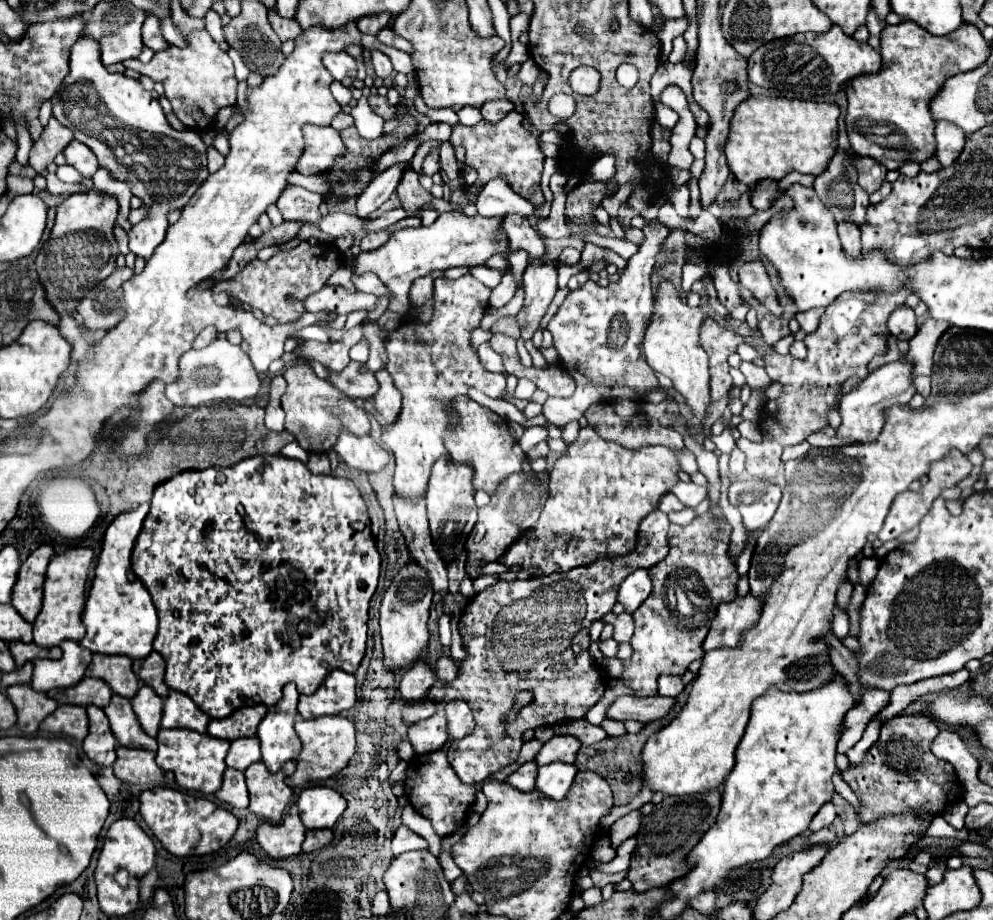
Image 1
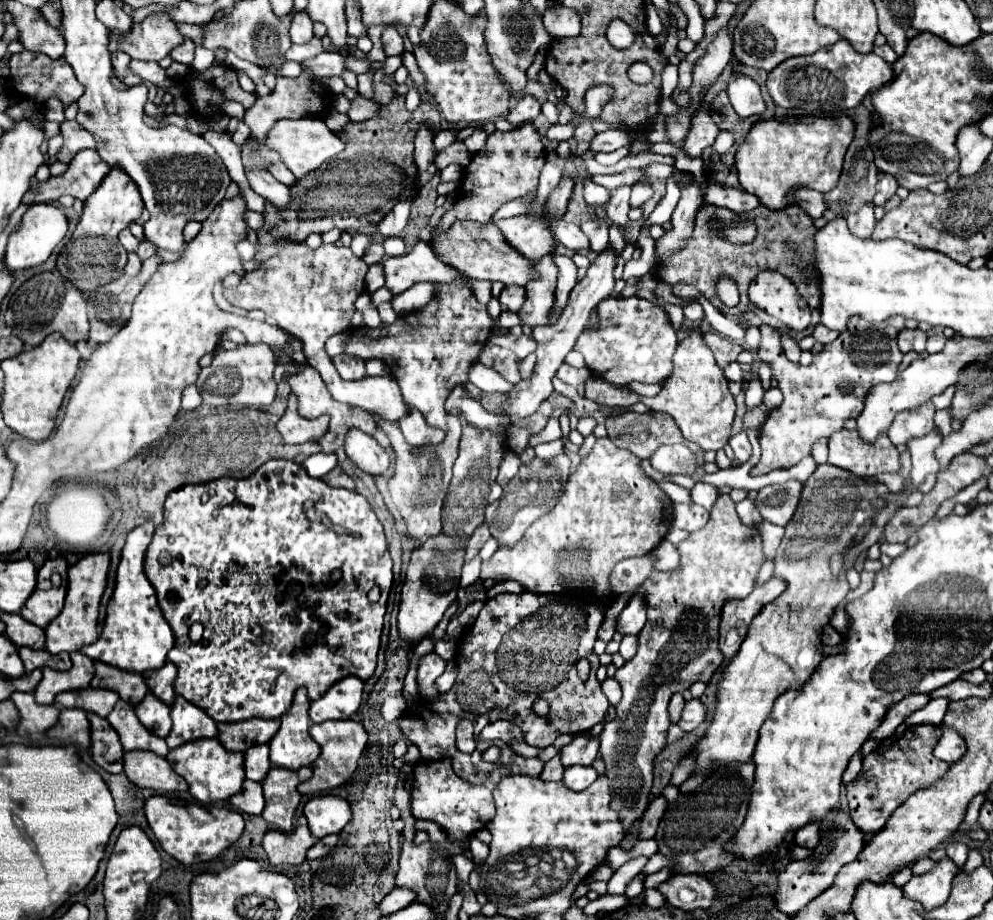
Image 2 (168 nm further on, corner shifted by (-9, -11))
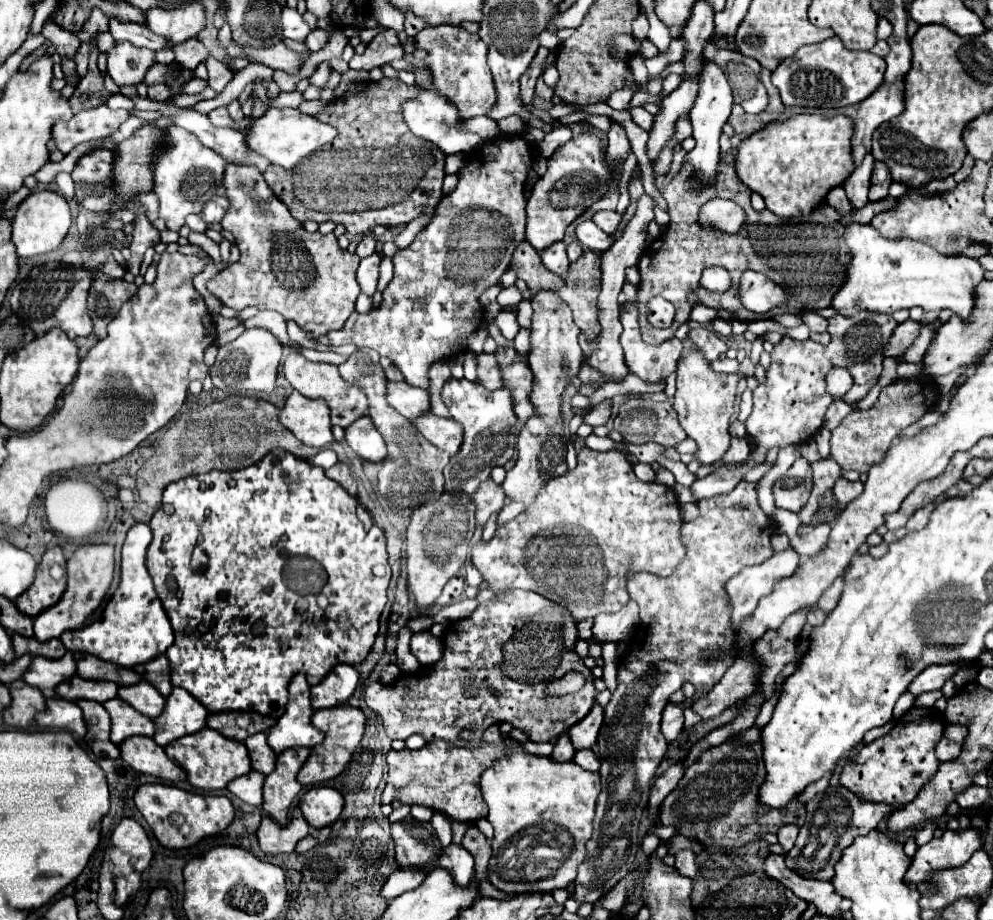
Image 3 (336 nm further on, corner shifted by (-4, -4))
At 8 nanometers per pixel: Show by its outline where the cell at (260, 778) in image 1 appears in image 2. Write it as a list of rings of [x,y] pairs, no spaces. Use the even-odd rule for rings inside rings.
[[[271,767],[267,777],[263,779],[263,795],[265,795],[265,809],[263,819],[283,831],[289,833],[293,829],[293,815],[301,801],[301,795],[297,791],[299,777],[295,771],[283,771],[279,767]]]

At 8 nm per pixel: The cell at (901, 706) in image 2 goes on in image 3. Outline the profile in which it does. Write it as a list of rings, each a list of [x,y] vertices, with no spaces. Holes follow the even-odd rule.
[[[960,660],[956,664],[946,664],[946,666],[928,666],[918,678],[914,678],[914,682],[910,684],[908,692],[920,696],[924,692],[932,692],[932,690],[940,690],[944,686],[946,680],[950,680],[960,668],[970,666],[970,660]]]

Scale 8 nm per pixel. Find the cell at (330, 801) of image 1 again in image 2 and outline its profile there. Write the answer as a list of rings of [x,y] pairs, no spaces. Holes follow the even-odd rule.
[[[319,795],[305,803],[303,813],[309,821],[313,837],[321,839],[327,835],[337,835],[351,821],[349,803],[335,795]]]

